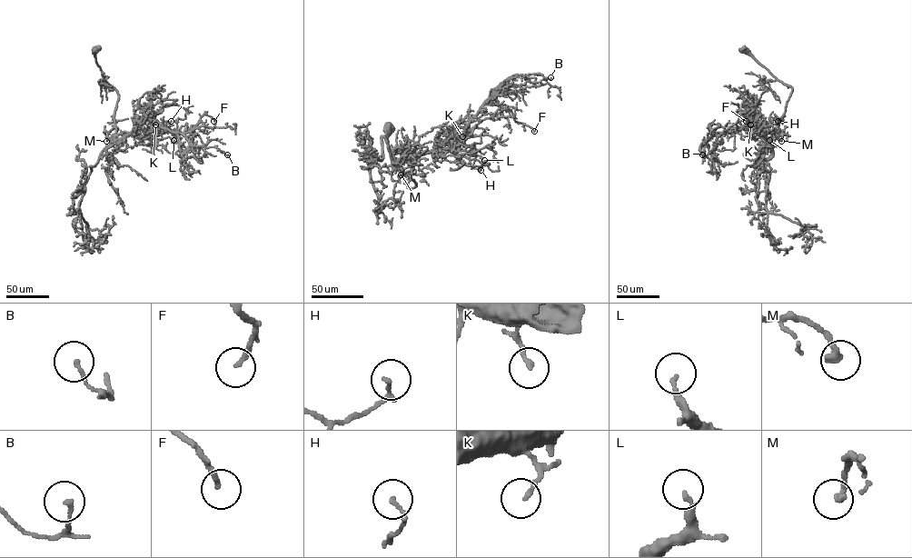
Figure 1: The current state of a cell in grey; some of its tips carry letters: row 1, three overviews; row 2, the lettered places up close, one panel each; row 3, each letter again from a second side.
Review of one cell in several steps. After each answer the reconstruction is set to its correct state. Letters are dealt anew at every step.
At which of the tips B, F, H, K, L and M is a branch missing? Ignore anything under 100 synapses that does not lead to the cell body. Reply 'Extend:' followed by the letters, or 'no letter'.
Extend: no letter

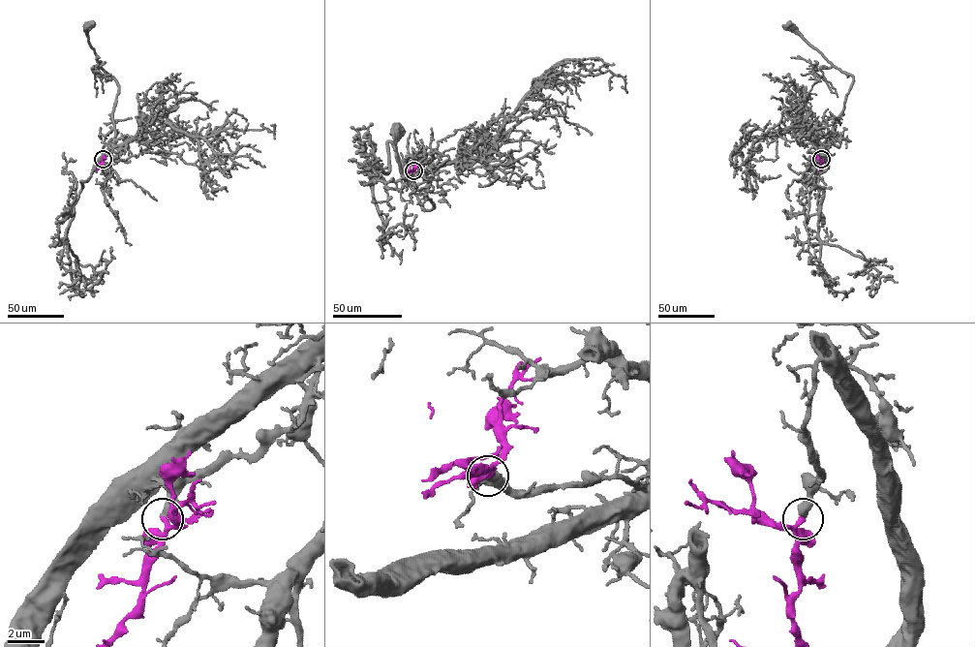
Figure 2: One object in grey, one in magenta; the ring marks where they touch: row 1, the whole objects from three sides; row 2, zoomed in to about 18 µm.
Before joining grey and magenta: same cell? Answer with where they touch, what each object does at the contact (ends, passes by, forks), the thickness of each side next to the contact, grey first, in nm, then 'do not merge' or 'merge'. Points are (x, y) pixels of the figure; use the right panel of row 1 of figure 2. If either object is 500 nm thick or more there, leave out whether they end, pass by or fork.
at (821, 159); grey ends there; magenta passes by; 440 nm thick on the grey side, 200 nm on the other; merge

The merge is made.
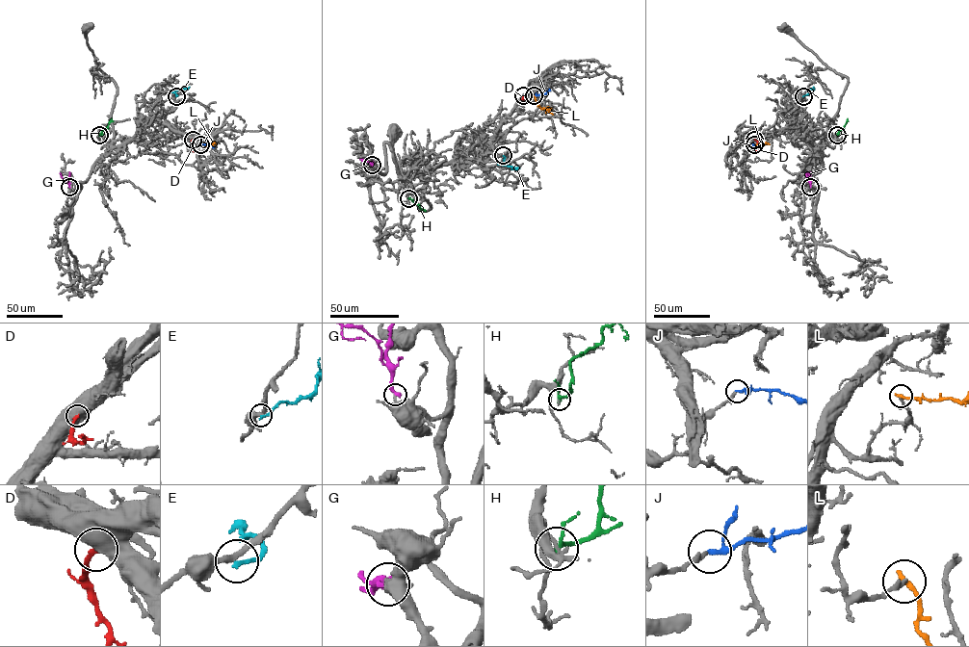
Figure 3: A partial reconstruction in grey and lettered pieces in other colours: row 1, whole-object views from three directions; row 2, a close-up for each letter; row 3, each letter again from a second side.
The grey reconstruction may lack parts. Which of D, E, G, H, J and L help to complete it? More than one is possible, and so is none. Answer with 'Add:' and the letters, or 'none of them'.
Add: J

